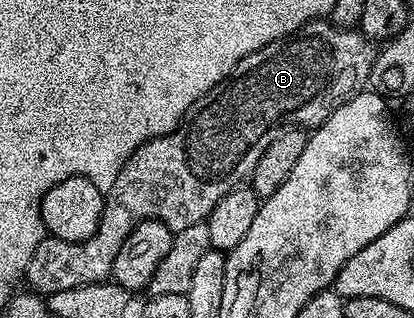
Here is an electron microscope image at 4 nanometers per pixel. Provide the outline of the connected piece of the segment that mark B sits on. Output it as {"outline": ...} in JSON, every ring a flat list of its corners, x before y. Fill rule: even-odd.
{"outline":[[321,19,312,21,308,25,303,25,297,33,291,33,289,37,283,37,282,40,270,43,266,47,262,47,258,51,243,57,232,69,232,73,228,78,222,83,218,83,205,97,200,97,192,104,191,109,188,110,186,123,173,129,171,133,142,143,136,148,136,153,130,155,130,159,124,164,122,171,118,171,118,179,114,179,113,189,108,190,105,196,99,231,85,241,63,241,48,235,45,236,42,243,38,243,38,247,28,264,26,281,32,284,29,286,35,292,47,295,62,291,66,287,82,287,90,283,109,280,112,275,112,268,114,267,114,259,118,259,118,251,122,247,122,243,126,243,126,235,130,235,130,231,134,231,134,227,143,221,160,221,163,225,167,225,173,233,182,231,182,227,190,227,199,221,207,222,208,217,214,211,214,207,218,207,221,199,231,189,241,188,251,178,254,167,258,167,258,159,262,159,262,151,266,151,266,147,270,147,270,143,274,143,274,139,278,139,278,135,282,135,285,129,307,129,309,131,315,129,316,126,321,125,334,111,338,111,338,107,342,107,351,97,356,96,357,93,361,92,368,85,368,76,377,54,377,50,375,48,372,49,372,45,373,42,356,29,340,29,337,25,333,25,331,20]]}

